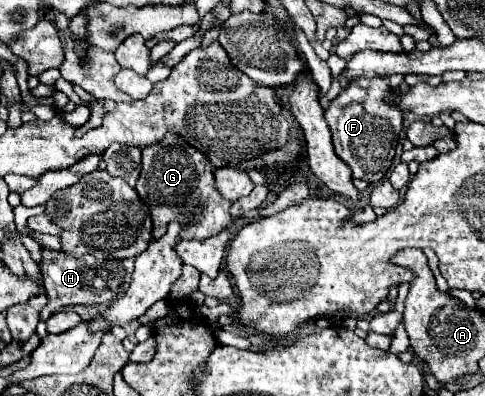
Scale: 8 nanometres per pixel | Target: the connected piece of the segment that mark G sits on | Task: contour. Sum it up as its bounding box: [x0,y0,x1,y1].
[136,134,232,240]

